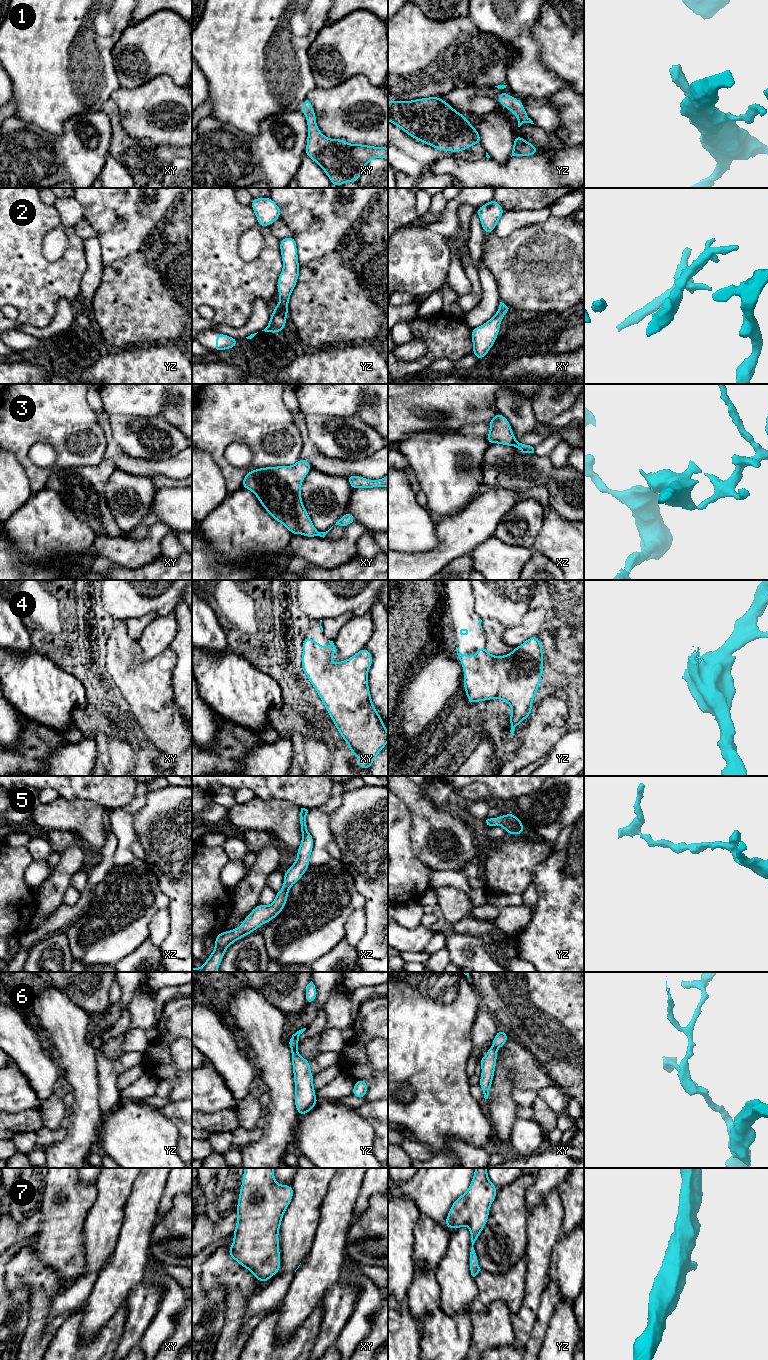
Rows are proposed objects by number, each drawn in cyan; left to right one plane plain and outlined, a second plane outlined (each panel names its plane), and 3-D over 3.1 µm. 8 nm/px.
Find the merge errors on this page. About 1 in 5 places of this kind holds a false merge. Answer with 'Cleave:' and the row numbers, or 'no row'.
Cleave: no row

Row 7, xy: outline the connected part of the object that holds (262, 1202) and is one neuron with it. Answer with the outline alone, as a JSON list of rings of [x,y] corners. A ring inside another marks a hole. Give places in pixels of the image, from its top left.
[[[244,1168],[237,1203],[237,1222],[234,1240],[228,1254],[247,1268],[260,1283],[267,1282],[281,1267],[279,1229],[285,1210],[294,1195],[292,1185],[280,1185],[274,1177],[274,1168]]]

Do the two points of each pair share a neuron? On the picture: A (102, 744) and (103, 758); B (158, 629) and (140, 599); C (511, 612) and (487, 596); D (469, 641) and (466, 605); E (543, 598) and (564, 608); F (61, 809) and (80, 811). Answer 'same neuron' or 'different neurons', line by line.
A: same neuron
B: different neurons
C: same neuron
D: same neuron
E: same neuron
F: same neuron

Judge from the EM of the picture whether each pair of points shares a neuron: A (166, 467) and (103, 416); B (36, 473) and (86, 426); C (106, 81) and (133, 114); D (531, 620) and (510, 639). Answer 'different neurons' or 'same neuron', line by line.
A: same neuron
B: same neuron
C: different neurons
D: same neuron

